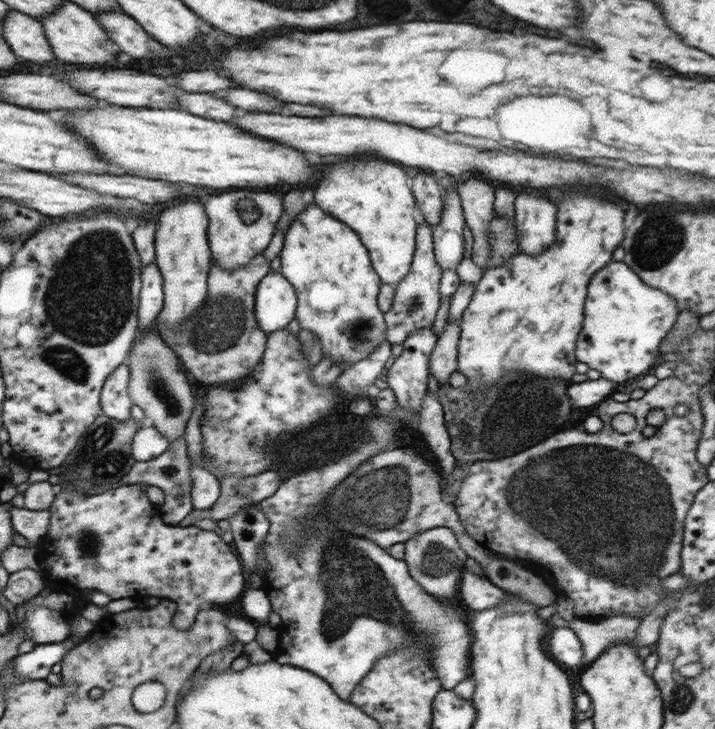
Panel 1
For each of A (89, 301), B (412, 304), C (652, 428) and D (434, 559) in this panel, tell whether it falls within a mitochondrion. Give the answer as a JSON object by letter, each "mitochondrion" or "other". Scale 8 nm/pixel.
{"A":"mitochondrion","B":"mitochondrion","C":"other","D":"mitochondrion"}

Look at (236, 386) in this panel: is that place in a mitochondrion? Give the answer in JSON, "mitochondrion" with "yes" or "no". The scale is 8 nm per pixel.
{"mitochondrion":"no"}

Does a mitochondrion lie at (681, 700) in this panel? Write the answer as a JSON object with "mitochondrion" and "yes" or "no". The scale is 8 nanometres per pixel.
{"mitochondrion":"yes"}

